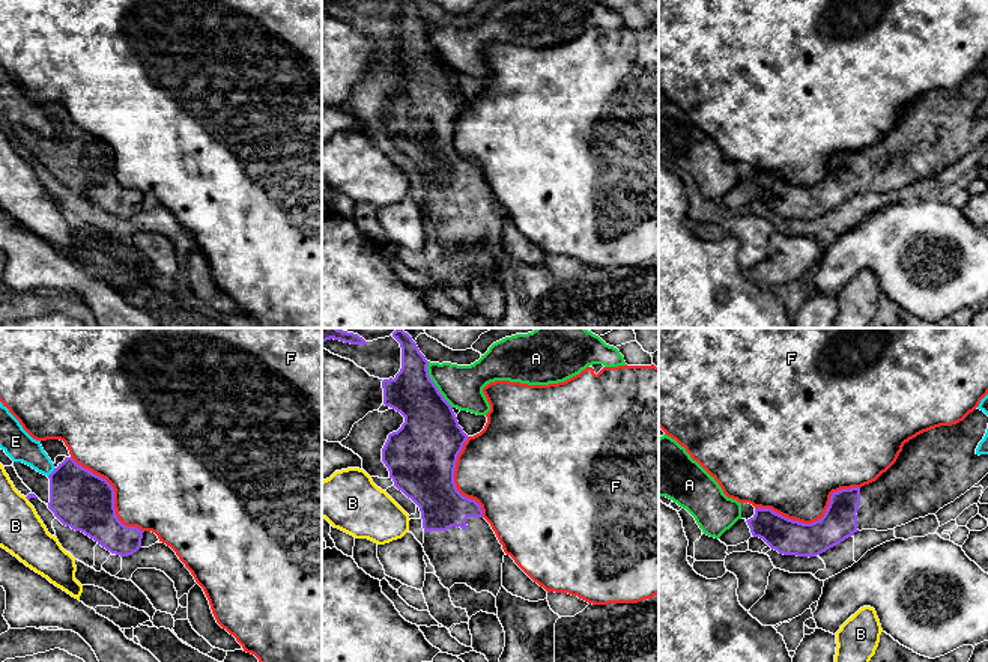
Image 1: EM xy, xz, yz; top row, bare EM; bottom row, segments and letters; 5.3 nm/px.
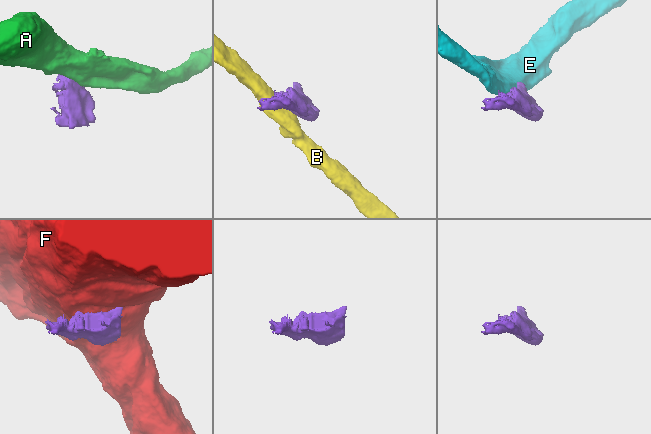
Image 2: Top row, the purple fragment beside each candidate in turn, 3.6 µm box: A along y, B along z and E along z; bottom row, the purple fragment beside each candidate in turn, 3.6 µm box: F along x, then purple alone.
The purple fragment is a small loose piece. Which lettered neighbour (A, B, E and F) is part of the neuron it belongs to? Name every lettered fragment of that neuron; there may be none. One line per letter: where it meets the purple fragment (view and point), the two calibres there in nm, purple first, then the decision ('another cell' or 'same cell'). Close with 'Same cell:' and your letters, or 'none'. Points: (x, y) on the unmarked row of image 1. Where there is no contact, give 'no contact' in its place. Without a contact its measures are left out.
A: xz (435, 48) | 300/220 nm | another cell
B: no contact | another cell
E: xy (51, 136) | 320/160 nm | another cell
F: yz (812, 185) | 190/420 nm | another cell
Same cell: none

